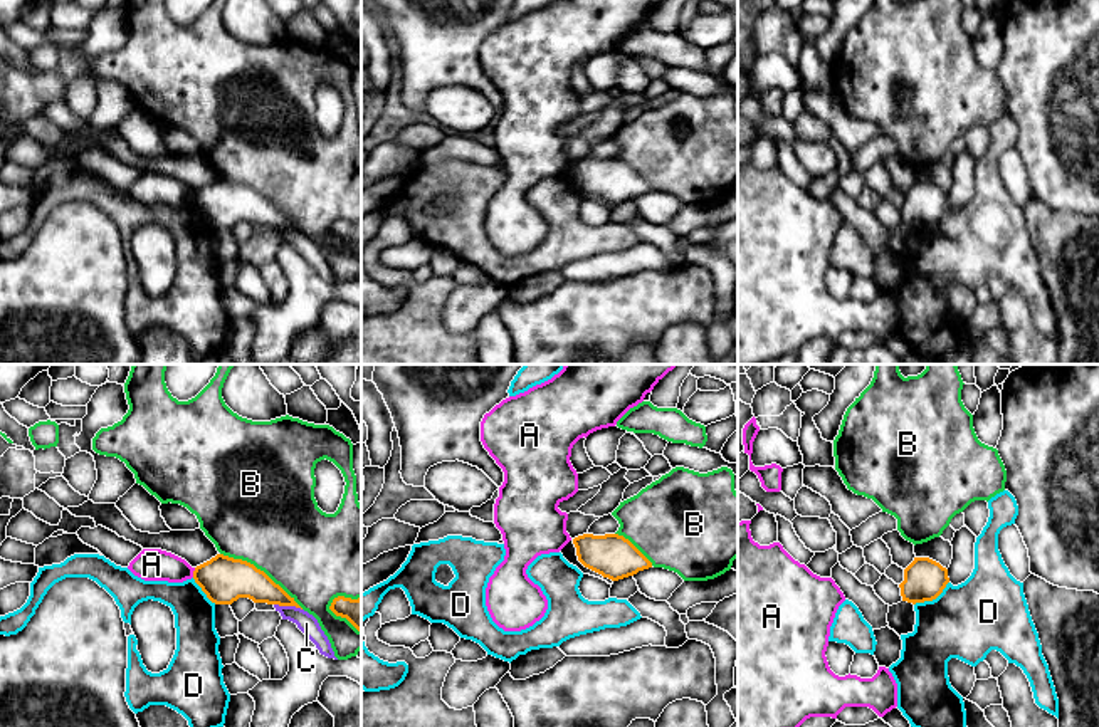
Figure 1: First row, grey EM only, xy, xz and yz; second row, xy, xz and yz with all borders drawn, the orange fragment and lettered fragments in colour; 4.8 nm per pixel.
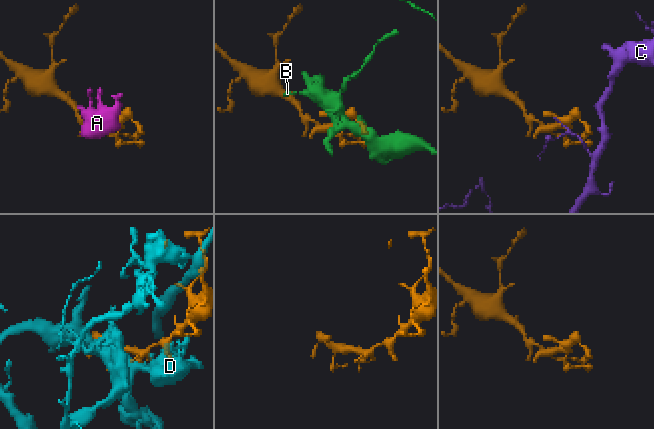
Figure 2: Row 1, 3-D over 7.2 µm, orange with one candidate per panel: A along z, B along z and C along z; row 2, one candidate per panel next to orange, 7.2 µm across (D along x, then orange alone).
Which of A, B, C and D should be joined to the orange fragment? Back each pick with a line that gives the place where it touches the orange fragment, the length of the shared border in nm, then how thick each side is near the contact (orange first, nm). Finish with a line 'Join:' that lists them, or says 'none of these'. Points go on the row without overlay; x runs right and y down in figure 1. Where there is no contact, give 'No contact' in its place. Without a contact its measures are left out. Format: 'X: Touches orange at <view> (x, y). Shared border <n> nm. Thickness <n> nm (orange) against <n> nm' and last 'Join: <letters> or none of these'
Join: none of these

